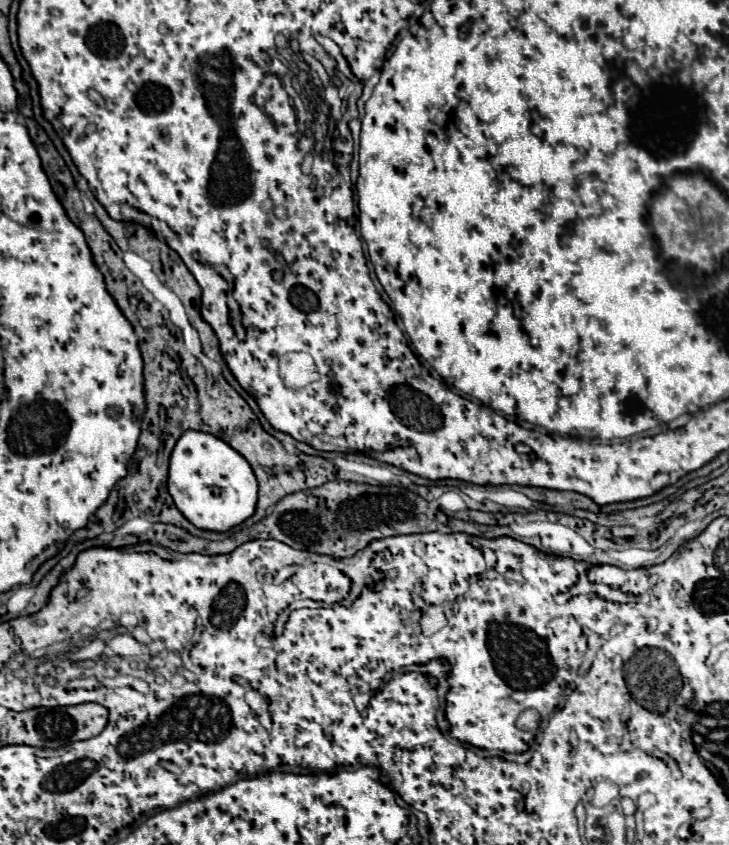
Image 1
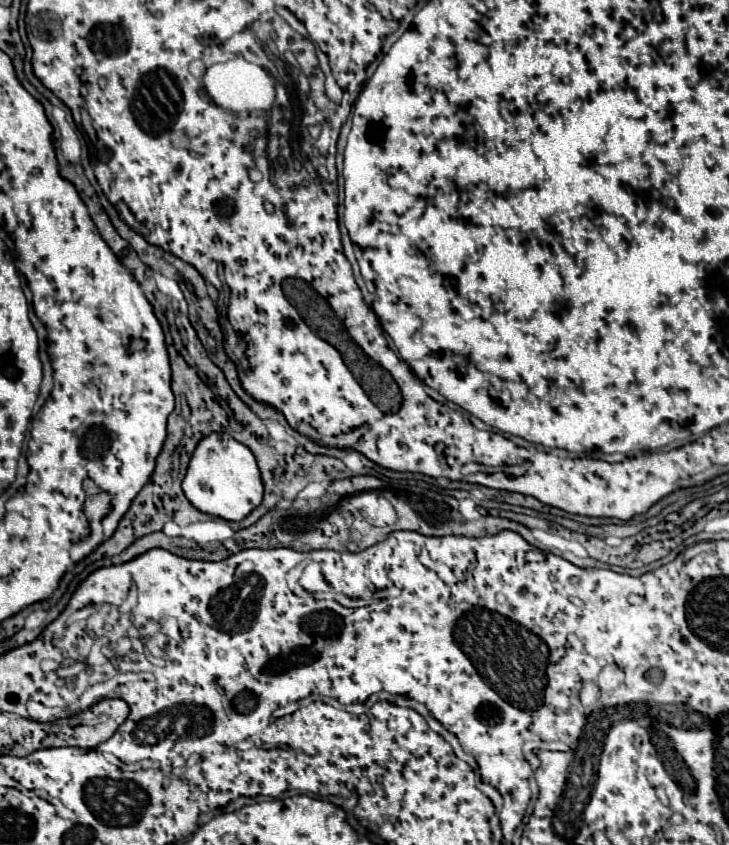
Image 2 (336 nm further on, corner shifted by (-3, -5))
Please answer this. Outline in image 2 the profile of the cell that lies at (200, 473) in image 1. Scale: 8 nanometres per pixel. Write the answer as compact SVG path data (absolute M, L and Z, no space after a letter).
M213 432L197 444L181 486L197 510L229 522L241 522L263 500L263 482L253 452L229 434Z

